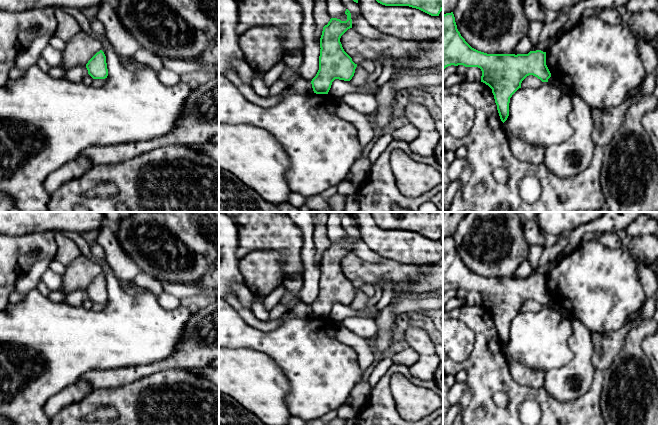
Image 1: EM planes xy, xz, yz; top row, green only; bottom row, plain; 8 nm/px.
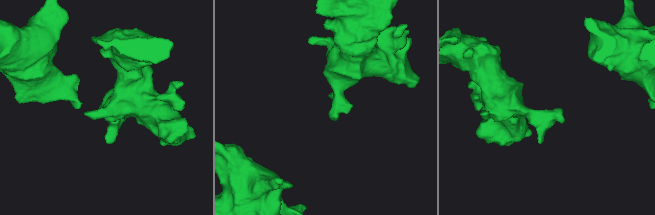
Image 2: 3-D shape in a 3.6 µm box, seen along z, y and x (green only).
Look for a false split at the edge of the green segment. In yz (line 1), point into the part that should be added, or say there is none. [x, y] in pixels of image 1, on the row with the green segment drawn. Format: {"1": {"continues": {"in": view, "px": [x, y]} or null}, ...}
{"1": {"continues": null}}

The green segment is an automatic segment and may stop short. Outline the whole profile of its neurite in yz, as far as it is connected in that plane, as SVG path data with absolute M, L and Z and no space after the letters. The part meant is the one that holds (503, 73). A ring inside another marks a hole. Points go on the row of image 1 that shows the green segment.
M453 12L443 15L443 70L451 65L481 69L481 82L492 89L503 123L509 116L510 98L527 76L533 75L542 82L551 77L546 52L541 50L515 55L487 54L472 48L458 31Z

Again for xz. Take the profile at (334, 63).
M346 9L346 21L331 18L323 27L320 38L319 70L312 79L314 93L328 94L335 79L350 81L354 76L357 64L344 51L340 42L341 36L352 28L351 13Z

